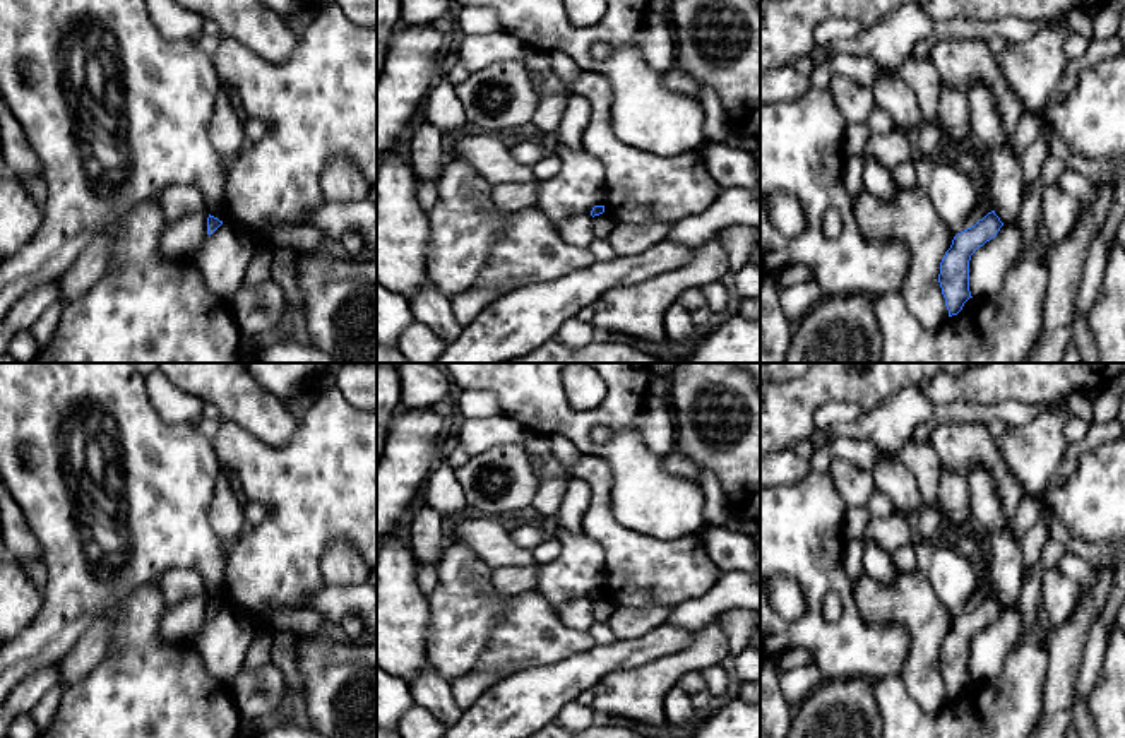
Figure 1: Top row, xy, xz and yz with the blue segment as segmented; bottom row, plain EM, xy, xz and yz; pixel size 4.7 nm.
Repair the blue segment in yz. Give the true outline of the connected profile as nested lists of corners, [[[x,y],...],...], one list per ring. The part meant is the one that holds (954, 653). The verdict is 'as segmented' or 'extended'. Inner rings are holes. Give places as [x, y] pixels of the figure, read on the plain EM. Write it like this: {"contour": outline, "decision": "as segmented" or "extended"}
{"contour": [[[988,596],[974,610],[957,616],[950,632],[940,646],[938,666],[945,681],[949,700],[957,699],[964,687],[973,681],[969,675],[969,644],[971,639],[986,625],[997,620],[1003,606]]], "decision": "as segmented"}

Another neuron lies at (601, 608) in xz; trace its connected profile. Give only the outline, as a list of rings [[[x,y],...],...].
[[[606,596],[594,599],[592,601],[594,620],[599,623],[608,622],[608,618],[611,616],[615,608],[616,608],[616,604],[613,601],[610,601]]]

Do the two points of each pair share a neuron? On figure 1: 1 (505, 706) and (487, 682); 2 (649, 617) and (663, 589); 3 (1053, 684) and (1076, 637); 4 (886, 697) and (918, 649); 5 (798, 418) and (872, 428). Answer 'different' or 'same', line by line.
1: different
2: different
3: same
4: different
5: different

